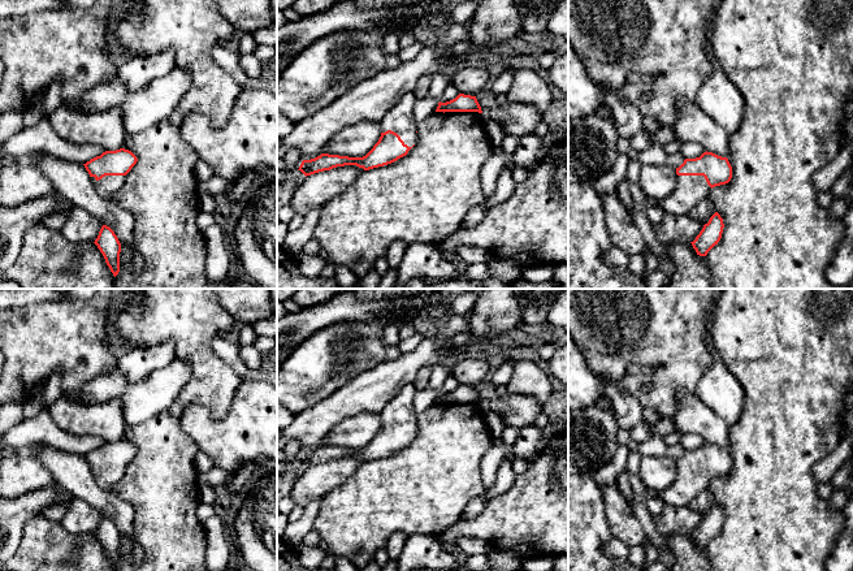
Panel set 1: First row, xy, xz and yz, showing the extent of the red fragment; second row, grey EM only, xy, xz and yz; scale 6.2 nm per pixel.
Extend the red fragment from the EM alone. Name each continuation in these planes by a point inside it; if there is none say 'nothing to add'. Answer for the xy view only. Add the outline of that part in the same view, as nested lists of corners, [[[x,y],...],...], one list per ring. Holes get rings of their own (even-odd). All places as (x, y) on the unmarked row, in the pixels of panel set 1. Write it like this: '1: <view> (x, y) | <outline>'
1: xy (108, 478) | [[[105,467],[99,472],[96,472],[95,468],[91,468],[91,472],[94,475],[96,484],[101,489],[107,492],[113,492],[113,489],[124,476],[125,468],[126,467]]]

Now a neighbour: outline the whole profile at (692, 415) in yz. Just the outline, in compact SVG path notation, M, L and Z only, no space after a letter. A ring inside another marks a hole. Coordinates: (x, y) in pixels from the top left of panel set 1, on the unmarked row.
M680 390L676 394L676 405L677 408L672 421L677 431L696 433L707 444L728 449L731 425L715 415L696 393Z

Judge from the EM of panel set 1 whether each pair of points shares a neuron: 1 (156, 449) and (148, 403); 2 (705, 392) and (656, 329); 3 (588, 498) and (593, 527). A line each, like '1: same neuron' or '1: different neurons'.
1: different neurons
2: different neurons
3: same neuron

